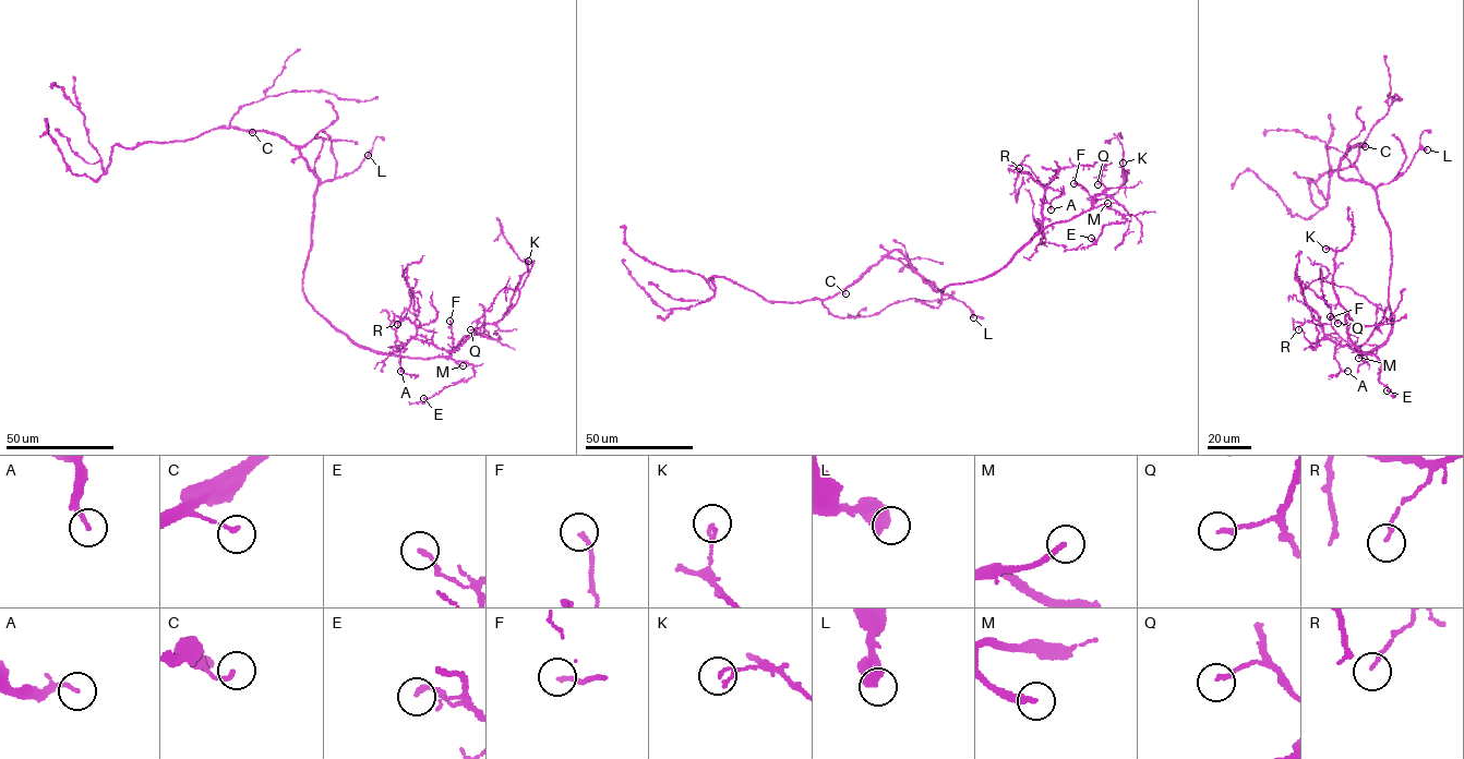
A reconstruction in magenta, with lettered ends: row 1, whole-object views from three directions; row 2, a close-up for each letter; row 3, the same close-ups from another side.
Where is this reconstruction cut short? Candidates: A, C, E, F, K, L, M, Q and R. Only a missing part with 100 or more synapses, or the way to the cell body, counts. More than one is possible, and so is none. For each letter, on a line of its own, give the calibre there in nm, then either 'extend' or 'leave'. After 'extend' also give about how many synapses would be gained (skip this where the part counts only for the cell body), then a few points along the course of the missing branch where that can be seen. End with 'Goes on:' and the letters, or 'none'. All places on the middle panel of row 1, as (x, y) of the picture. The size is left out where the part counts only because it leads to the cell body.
A: calibre 100 nm; leave
C: calibre 150 nm; leave
E: calibre 140 nm; leave
F: calibre 160 nm; leave
K: calibre 160 nm; leave
L: calibre 480 nm; leave
M: calibre 260 nm; extend
Q: calibre 160 nm; leave
R: calibre 140 nm; leave
Goes on: M

